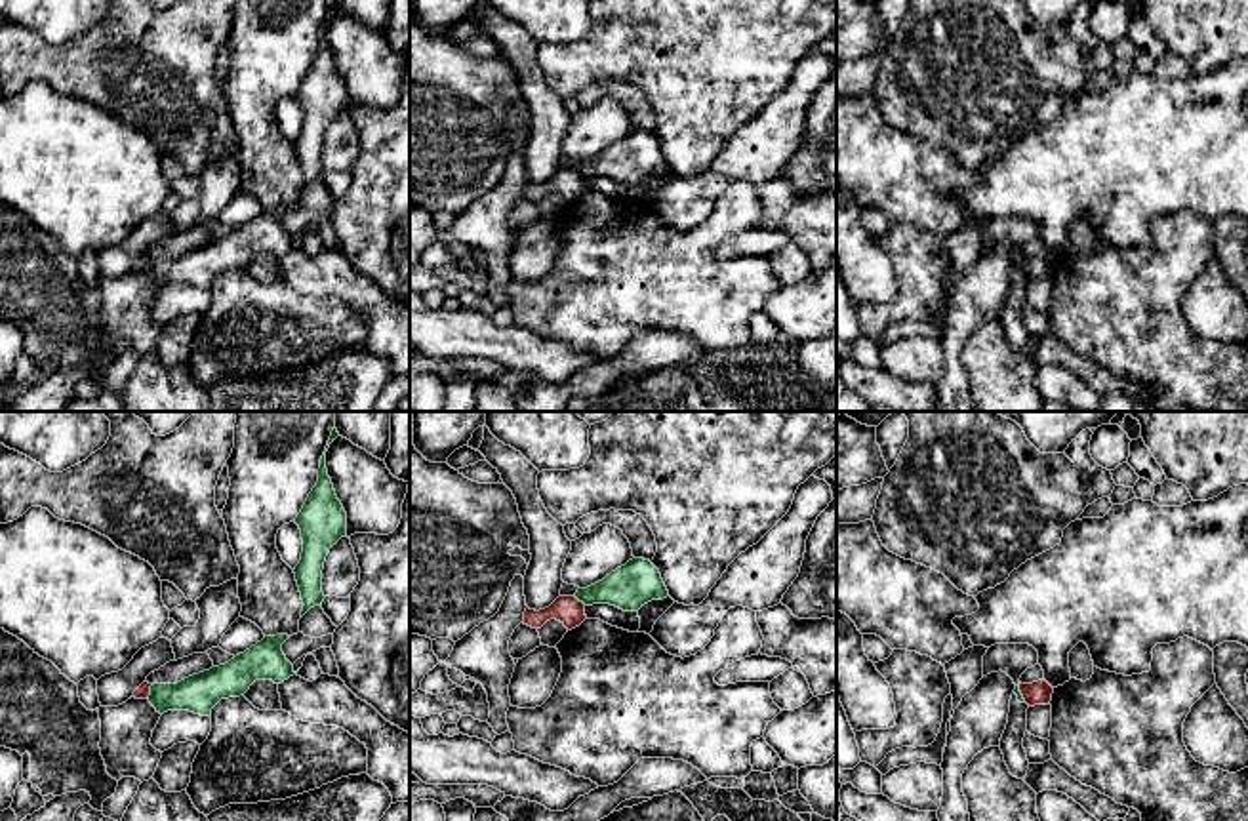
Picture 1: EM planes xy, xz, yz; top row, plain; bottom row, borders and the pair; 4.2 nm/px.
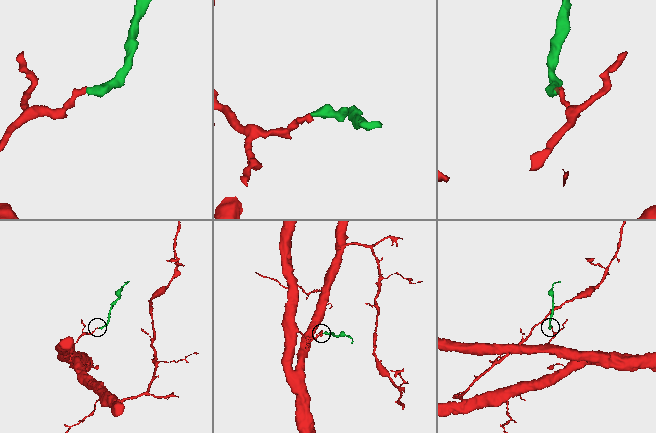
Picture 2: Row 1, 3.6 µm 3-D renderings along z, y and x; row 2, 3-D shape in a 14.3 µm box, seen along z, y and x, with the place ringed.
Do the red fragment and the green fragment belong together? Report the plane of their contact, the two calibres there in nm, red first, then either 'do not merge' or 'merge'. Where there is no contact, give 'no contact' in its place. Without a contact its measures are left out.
meets red in xy; 60 nm thick on the red side, 170 nm on the other; do not merge

